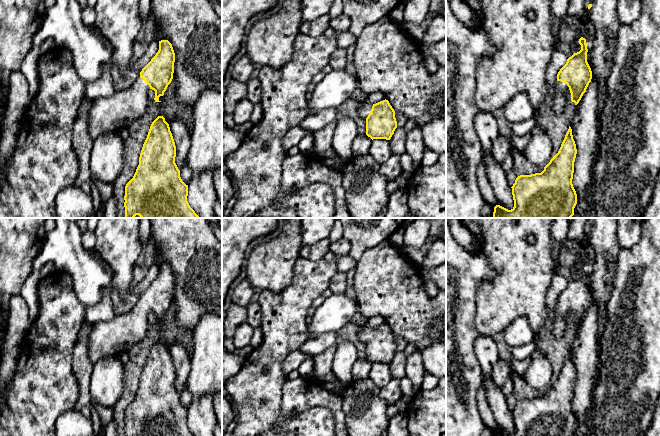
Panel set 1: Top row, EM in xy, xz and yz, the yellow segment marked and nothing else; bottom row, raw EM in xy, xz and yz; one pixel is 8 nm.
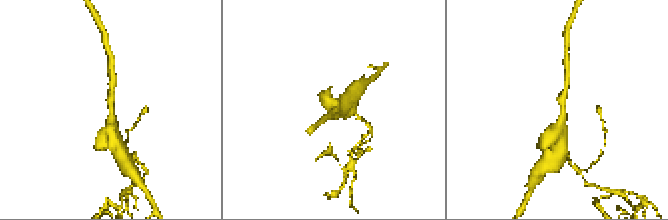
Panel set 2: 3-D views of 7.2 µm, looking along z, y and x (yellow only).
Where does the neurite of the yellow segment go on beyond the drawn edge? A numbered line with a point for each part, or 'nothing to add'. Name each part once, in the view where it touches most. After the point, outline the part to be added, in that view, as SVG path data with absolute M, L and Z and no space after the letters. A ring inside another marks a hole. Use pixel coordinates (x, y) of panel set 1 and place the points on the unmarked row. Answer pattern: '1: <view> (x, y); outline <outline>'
1: yz (559, 318); outline M556 305L555 311L552 315L552 332L555 337L562 338L568 327L567 318L569 311L566 307Z

